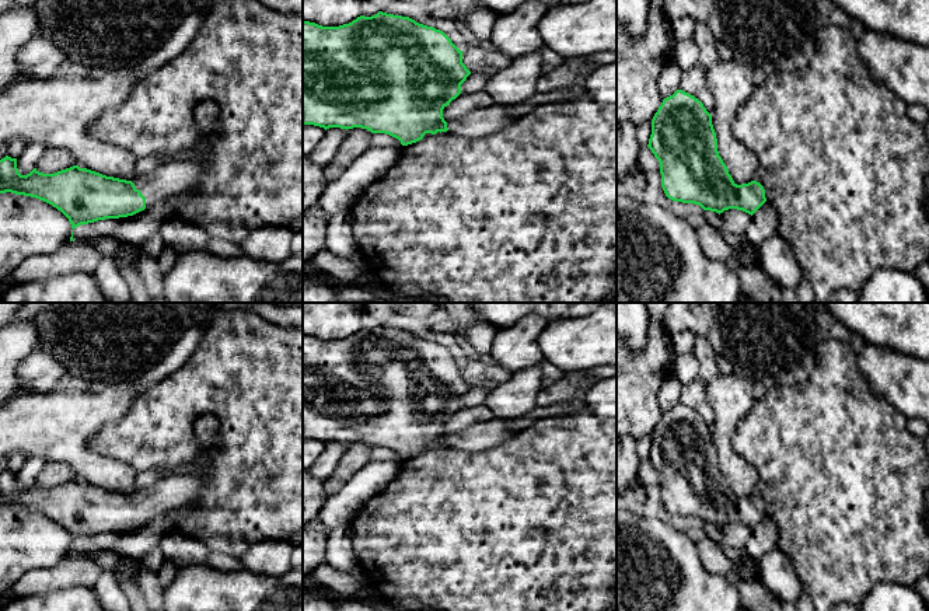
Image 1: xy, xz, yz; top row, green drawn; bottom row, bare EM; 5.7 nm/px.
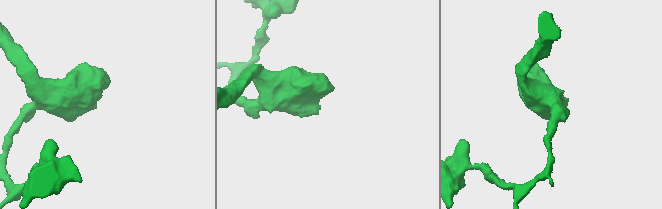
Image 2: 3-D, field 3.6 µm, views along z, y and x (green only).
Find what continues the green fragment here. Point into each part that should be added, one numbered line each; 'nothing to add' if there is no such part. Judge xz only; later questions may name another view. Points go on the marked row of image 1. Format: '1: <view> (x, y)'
1: xz (484, 121)

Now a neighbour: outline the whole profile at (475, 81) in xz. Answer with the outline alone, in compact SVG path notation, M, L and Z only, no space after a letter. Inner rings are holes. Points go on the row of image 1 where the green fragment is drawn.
M471 73L461 84L461 94L474 94L476 91L485 91L489 76Z

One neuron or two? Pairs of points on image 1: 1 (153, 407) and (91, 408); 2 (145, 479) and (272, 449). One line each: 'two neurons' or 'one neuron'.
1: two neurons
2: two neurons

